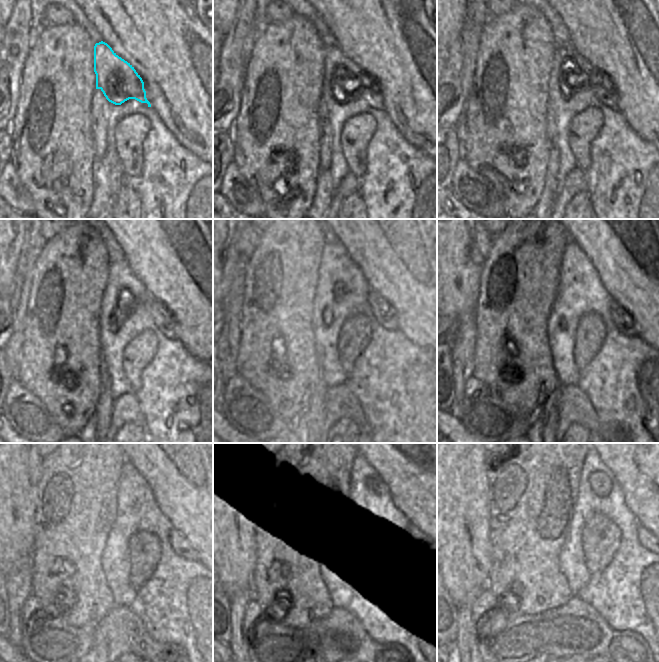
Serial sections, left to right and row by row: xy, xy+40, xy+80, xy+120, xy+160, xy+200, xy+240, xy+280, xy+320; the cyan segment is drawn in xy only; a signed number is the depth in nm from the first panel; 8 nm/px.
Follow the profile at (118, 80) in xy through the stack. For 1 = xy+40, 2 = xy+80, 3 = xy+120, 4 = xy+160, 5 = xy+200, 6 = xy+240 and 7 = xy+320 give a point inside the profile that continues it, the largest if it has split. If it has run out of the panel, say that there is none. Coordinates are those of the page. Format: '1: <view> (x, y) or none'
1: xy+40 (350, 79)
2: xy+80 (602, 86)
3: xy+120 (162, 317)
4: xy+160 (385, 314)
5: xy+200 (623, 321)
6: xy+240 (182, 547)
7: xy+320 (640, 530)

